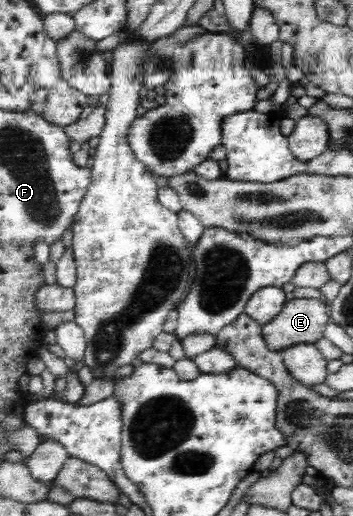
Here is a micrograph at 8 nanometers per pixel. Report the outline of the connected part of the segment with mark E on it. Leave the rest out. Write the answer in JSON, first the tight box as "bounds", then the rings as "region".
{"bounds":[262,299,330,351],"region":[[[325,299],[287,300],[277,317],[262,326],[262,334],[271,351],[282,351],[299,343],[315,343],[324,337],[330,319]]]}

